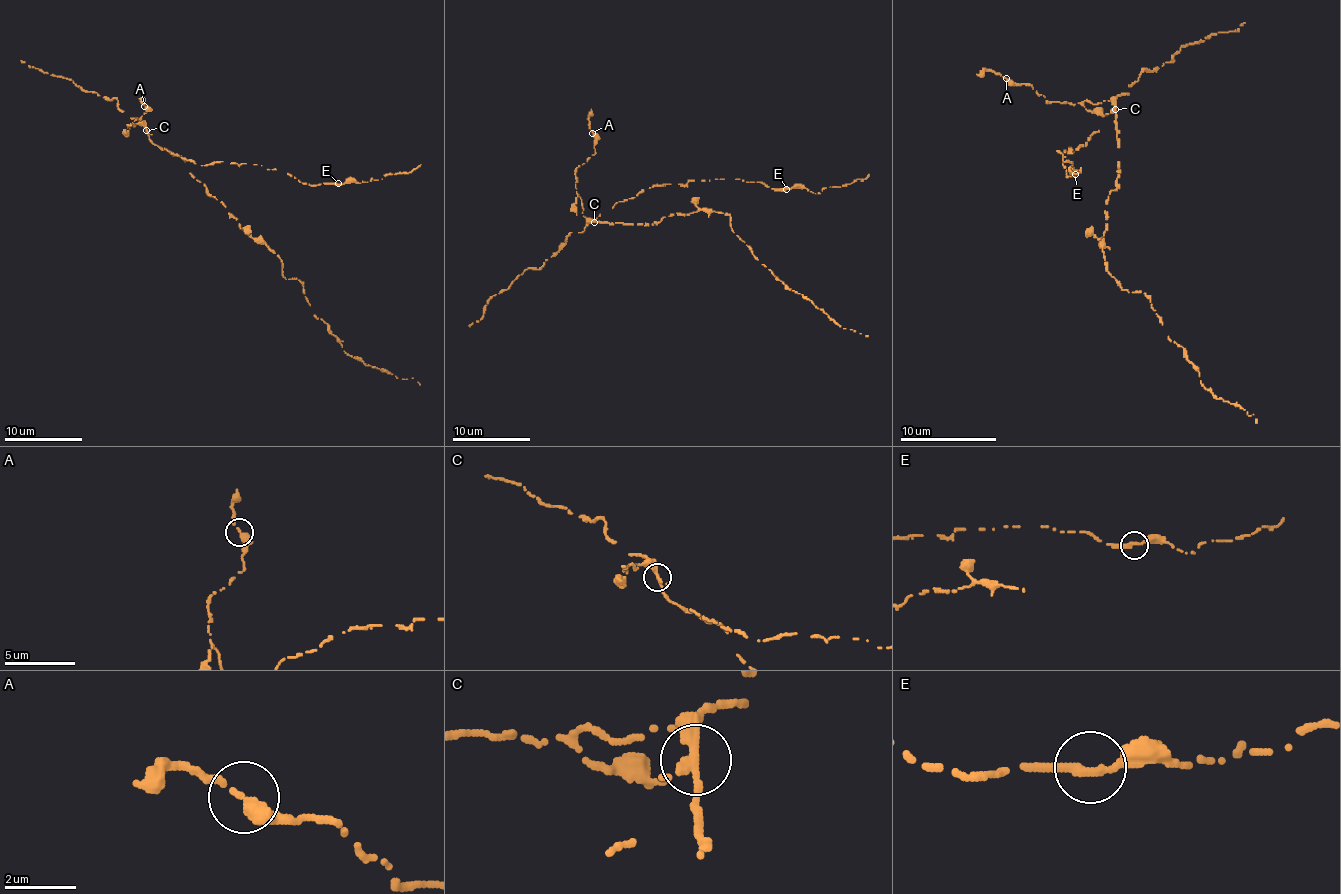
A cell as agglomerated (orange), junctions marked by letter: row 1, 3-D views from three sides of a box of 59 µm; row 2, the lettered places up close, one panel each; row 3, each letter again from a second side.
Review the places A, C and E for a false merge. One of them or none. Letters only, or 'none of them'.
C

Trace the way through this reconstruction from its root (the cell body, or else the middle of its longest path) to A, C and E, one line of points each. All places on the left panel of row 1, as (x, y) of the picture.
A: (197, 179), (179, 156), (154, 144), (142, 125), (131, 123), (127, 127), (146, 111), (144, 106)
C: (197, 179), (189, 173), (179, 156), (154, 144), (146, 131)
E: (197, 179), (179, 156), (164, 148), (201, 166), (216, 162), (257, 164), (290, 173), (302, 183), (338, 183)

